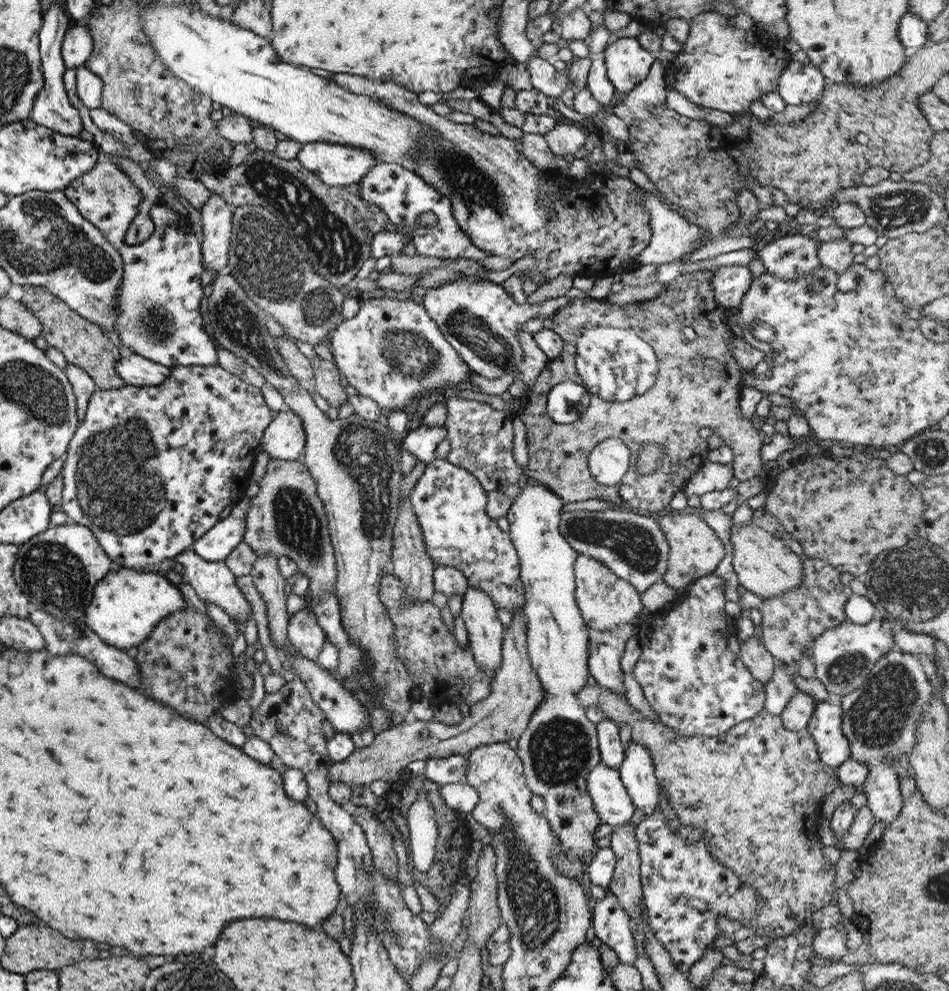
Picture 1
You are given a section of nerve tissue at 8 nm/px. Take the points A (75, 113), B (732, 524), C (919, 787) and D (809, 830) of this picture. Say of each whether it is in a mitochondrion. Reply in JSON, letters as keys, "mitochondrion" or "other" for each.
{"A":"other","B":"other","C":"other","D":"other"}

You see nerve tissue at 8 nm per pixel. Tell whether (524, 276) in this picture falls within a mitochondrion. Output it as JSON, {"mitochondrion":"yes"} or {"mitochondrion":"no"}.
{"mitochondrion":"no"}

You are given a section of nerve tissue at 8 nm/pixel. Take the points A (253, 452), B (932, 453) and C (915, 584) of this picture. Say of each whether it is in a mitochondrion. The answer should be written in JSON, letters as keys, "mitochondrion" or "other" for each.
{"A":"other","B":"mitochondrion","C":"mitochondrion"}

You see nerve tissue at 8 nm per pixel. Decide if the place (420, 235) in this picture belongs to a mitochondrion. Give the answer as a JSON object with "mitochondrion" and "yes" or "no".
{"mitochondrion":"no"}

